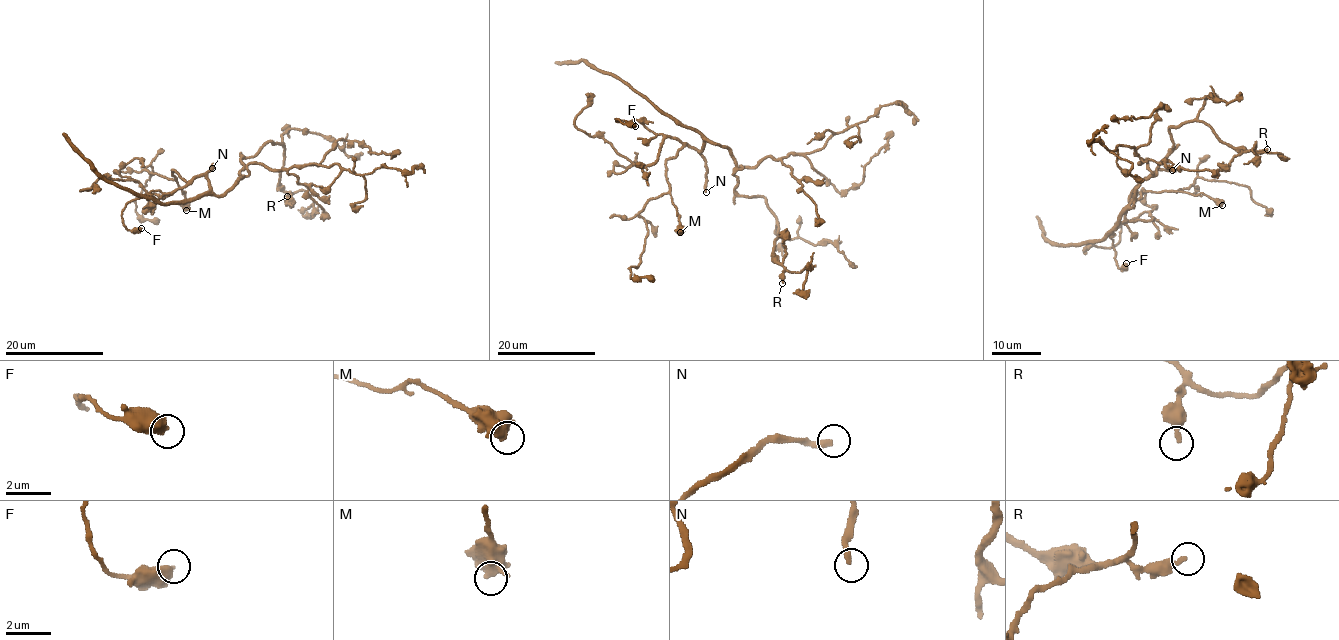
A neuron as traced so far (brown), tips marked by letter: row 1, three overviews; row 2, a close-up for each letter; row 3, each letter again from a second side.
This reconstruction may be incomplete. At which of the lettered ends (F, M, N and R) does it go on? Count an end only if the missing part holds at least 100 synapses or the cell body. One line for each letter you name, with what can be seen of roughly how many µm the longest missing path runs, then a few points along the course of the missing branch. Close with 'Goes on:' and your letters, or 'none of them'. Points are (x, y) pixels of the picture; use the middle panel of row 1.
N: about 60 µm are missing; missing branch runs (706, 192), (717, 225), (717, 246), (705, 283), (711, 303), (712, 333), (718, 327), (721, 291), (733, 269)
Goes on: N

